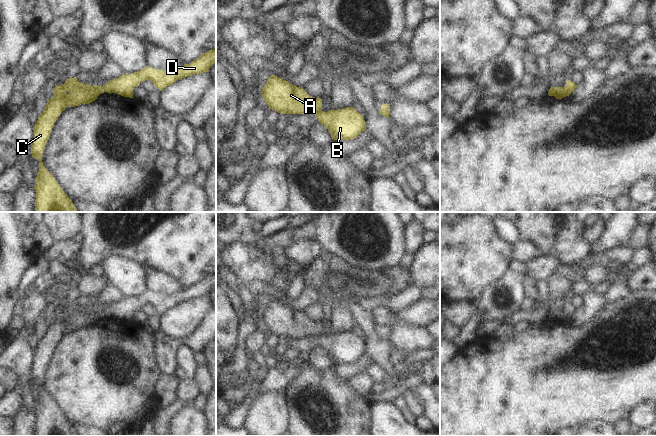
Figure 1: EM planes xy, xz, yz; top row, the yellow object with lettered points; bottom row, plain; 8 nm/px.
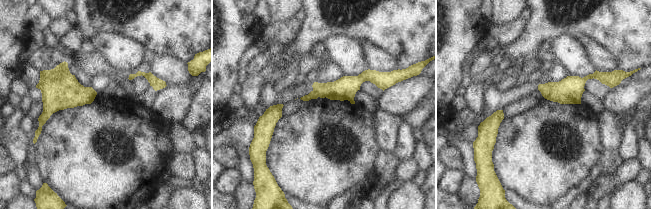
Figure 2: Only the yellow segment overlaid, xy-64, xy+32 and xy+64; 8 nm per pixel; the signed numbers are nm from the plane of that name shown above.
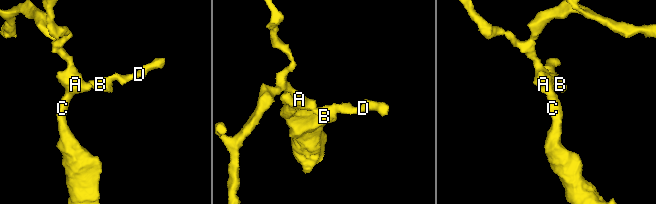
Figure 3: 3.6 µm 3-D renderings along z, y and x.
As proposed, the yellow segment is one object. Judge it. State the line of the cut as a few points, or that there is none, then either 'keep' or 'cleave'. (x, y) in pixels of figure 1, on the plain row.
cut xy (94, 309), (101, 316); cleave

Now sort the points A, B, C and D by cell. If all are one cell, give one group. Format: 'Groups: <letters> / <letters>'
Groups: A C / B D.

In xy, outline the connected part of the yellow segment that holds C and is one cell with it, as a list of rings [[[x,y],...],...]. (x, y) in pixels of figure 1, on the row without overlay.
[[[69,302],[63,309],[55,308],[54,320],[47,325],[44,335],[34,349],[34,363],[31,368],[32,381],[39,385],[39,395],[35,402],[35,436],[78,436],[72,424],[65,418],[55,402],[45,392],[42,378],[55,345],[66,330],[89,328],[101,318],[95,310]]]

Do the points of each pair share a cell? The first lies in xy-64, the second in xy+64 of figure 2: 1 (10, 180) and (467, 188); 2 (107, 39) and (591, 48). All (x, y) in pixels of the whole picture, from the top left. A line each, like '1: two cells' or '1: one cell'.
1: two cells
2: two cells

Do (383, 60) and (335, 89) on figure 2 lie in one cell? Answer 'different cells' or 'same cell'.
different cells

